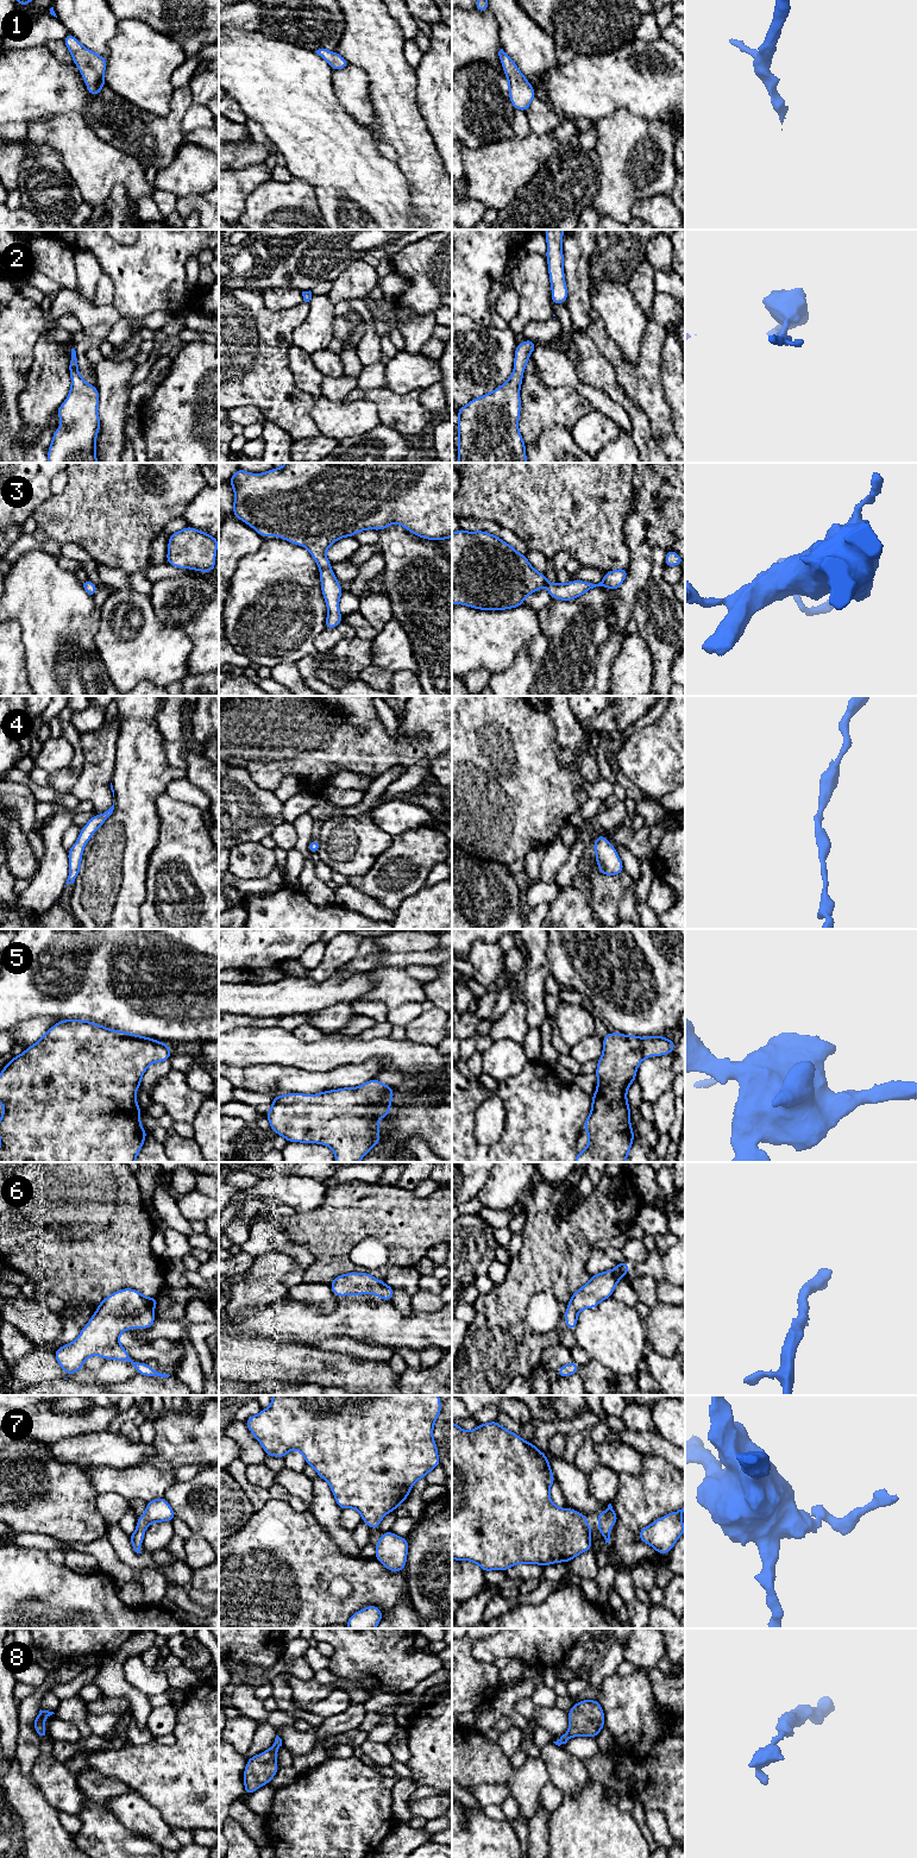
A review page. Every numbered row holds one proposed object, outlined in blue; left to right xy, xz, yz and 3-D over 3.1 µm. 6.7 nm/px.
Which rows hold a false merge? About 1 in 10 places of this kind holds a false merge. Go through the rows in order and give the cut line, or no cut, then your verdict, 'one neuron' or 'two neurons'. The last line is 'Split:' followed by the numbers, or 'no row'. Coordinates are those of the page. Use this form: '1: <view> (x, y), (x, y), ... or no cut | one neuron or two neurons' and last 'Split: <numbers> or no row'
1: no cut | one neuron
2: no cut | one neuron
3: no cut | one neuron
4: no cut | one neuron
5: no cut | one neuron
6: no cut | one neuron
7: no cut | one neuron
8: no cut | one neuron
Split: no row

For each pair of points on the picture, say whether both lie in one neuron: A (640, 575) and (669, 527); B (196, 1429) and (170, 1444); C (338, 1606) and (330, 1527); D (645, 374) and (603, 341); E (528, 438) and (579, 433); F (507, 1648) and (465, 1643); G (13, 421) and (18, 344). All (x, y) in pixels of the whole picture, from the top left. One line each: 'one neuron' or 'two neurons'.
A: one neuron
B: one neuron
C: two neurons
D: one neuron
E: two neurons
F: two neurons
G: one neuron

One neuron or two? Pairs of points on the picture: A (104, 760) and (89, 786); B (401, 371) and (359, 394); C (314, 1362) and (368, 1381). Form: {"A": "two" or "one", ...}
{"A": "one", "B": "two", "C": "one"}

